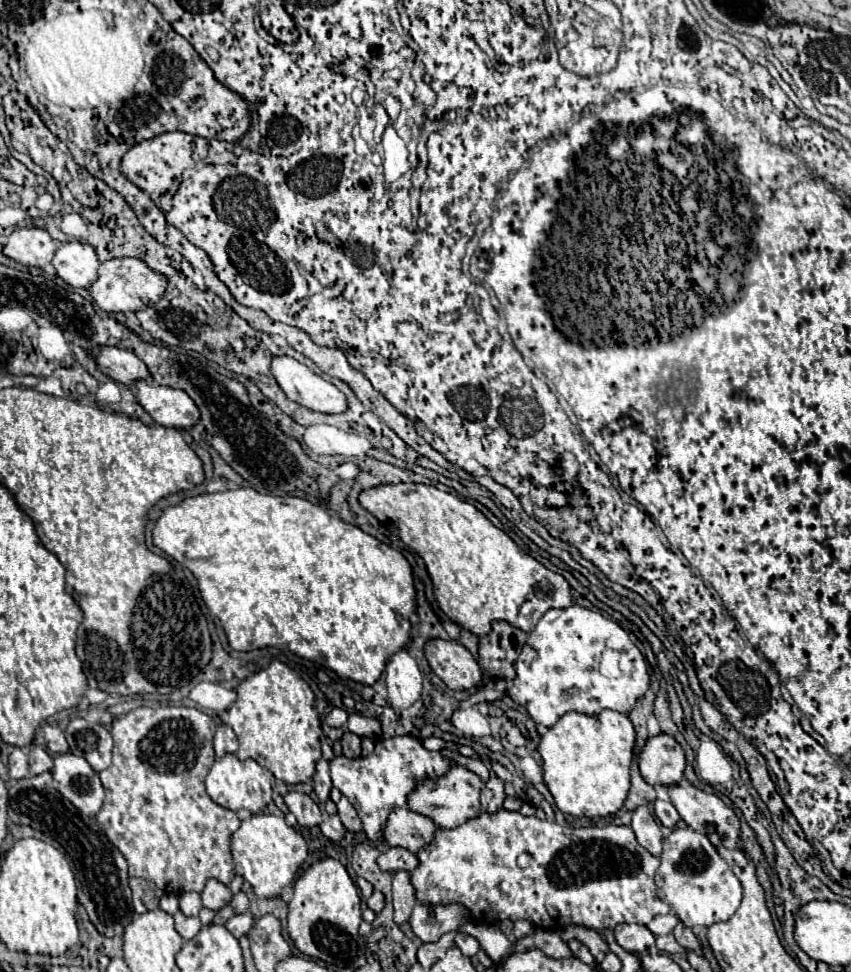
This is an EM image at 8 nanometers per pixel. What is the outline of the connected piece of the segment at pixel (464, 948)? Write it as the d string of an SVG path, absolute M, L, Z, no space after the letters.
M457 934L457 936L455 936L455 946L457 946L463 954L467 954L467 956L475 956L477 950L479 950L479 942L477 942L475 938L467 936L467 934Z

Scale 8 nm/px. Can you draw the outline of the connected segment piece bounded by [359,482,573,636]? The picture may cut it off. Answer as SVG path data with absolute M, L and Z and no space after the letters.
M379 484L363 490L359 494L359 504L423 558L439 608L455 624L477 636L487 634L493 620L507 620L509 624L531 632L549 608L573 604L569 584L561 574L547 570L535 558L525 554L503 530L495 528L475 506L455 494L441 492L435 486L425 484Z

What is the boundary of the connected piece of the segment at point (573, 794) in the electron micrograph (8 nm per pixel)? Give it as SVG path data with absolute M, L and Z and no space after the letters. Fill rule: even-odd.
M603 710L597 716L567 712L549 728L539 742L543 758L543 778L555 798L557 808L571 816L615 814L629 792L629 764L633 758L635 730L627 714Z

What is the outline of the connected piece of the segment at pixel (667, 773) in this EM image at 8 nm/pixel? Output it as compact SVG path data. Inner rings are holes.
M669 734L647 738L639 754L639 770L647 784L677 784L685 770L685 752Z

